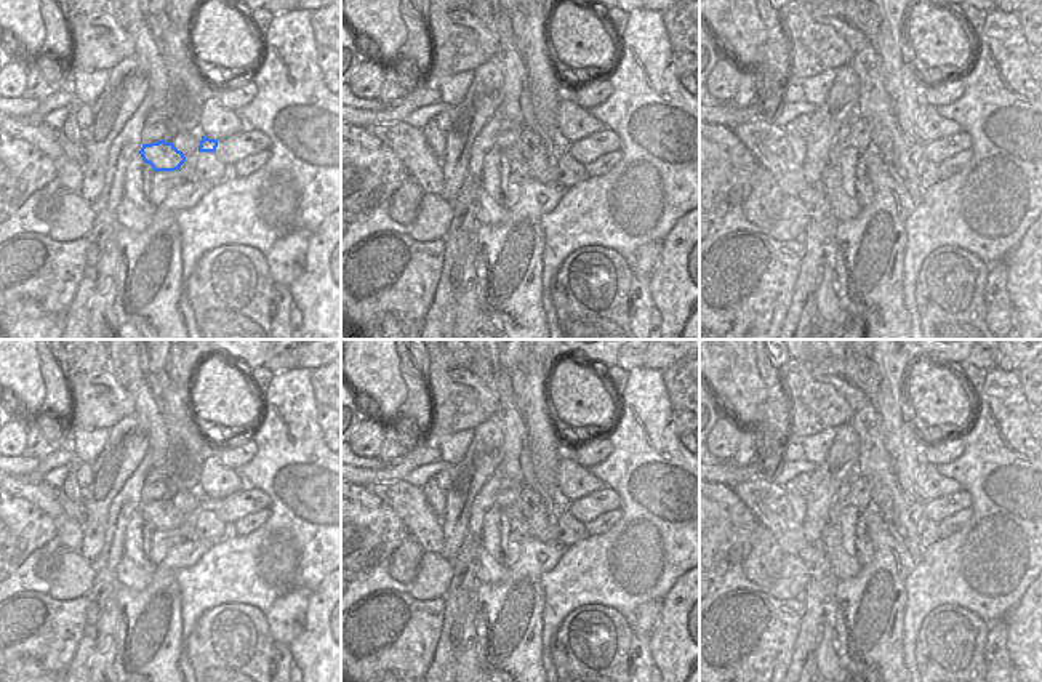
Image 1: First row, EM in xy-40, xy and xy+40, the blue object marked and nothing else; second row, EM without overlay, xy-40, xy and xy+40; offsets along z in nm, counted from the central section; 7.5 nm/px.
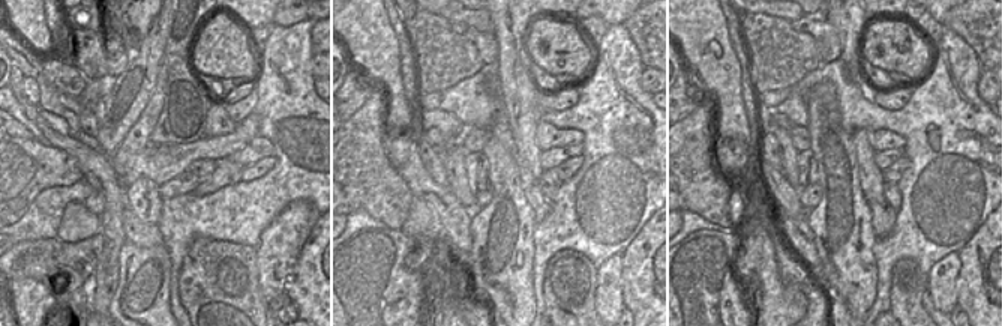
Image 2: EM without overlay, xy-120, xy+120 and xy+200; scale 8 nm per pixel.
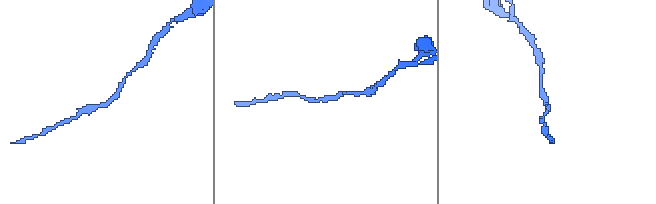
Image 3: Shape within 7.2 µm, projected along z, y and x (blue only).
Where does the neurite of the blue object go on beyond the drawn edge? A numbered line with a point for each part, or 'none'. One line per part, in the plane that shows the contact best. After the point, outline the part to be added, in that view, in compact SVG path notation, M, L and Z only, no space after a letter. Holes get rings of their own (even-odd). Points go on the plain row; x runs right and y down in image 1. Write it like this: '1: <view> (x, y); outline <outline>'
none

